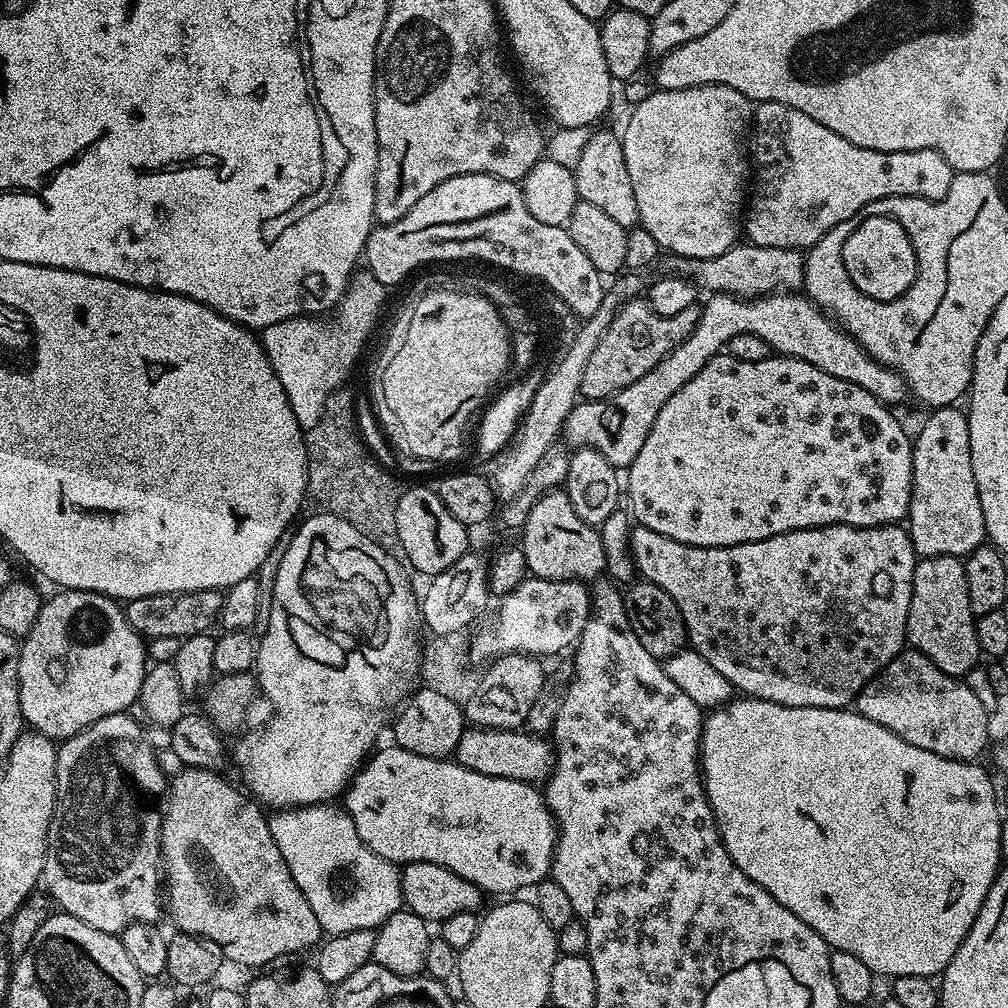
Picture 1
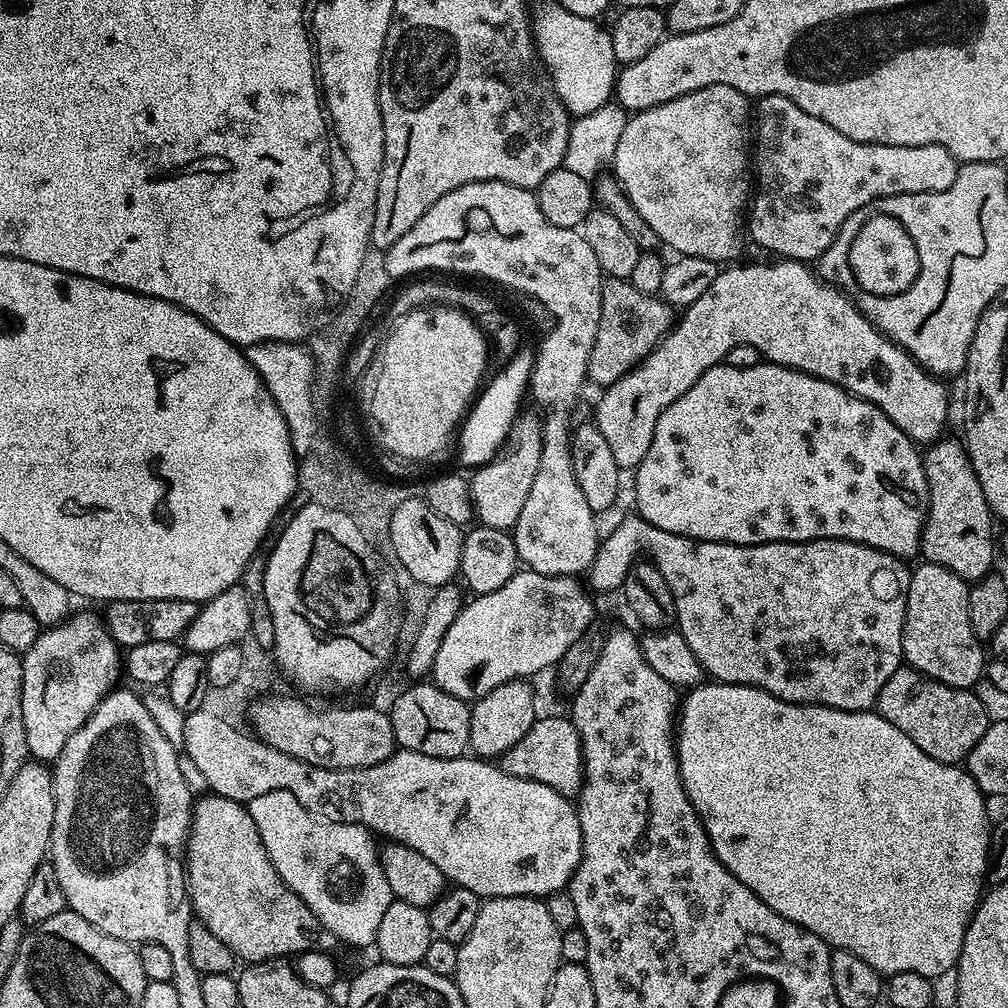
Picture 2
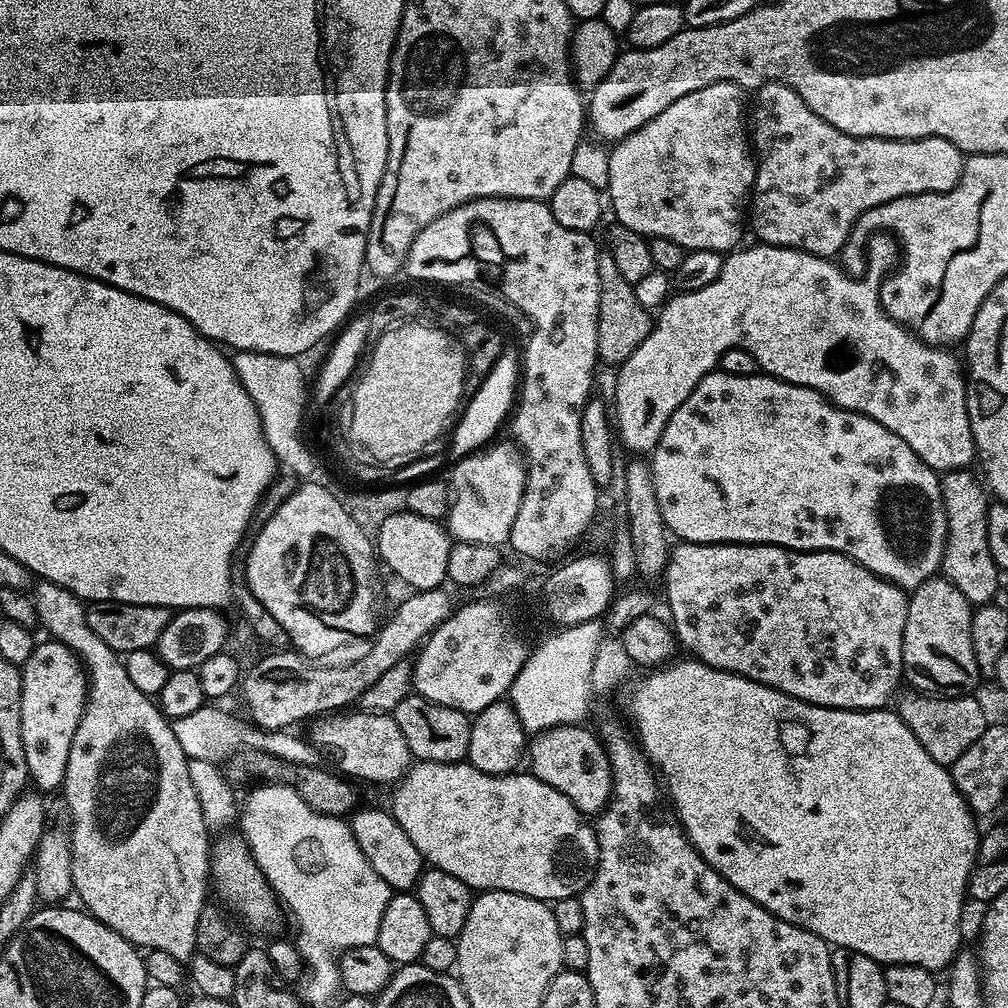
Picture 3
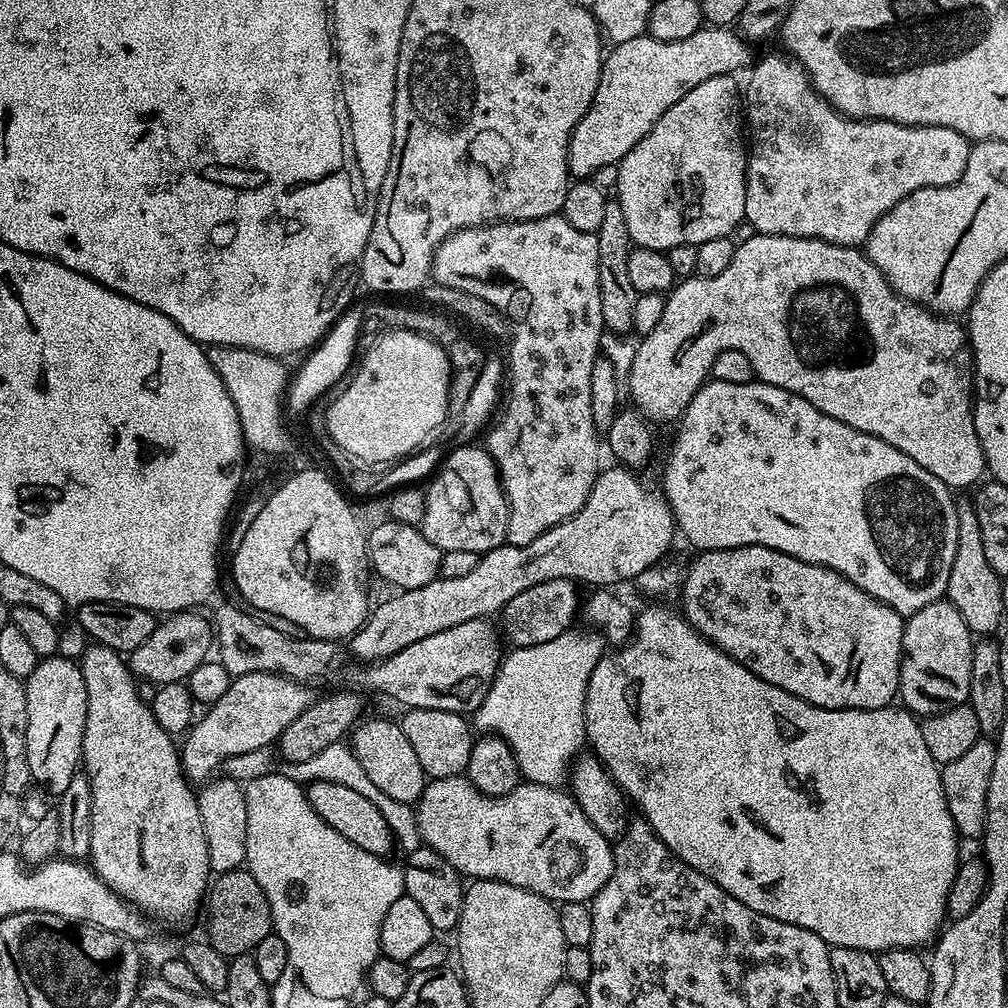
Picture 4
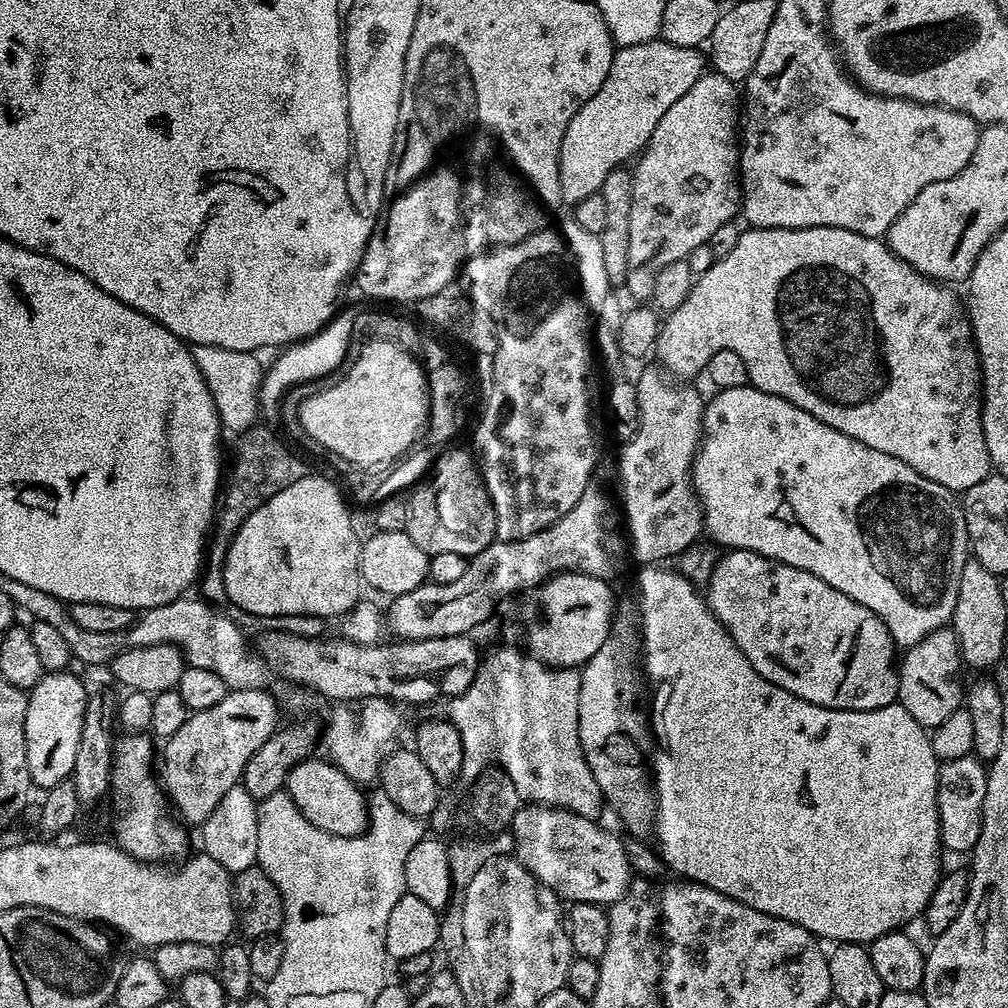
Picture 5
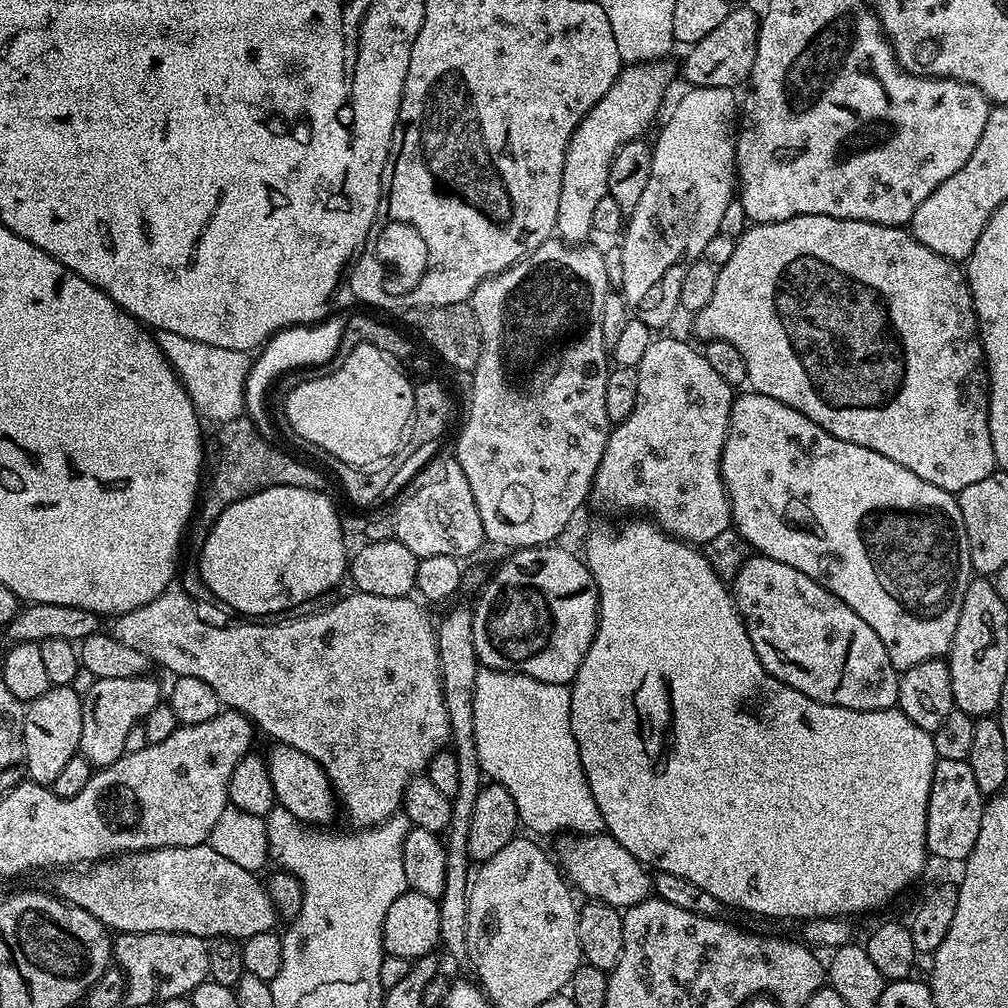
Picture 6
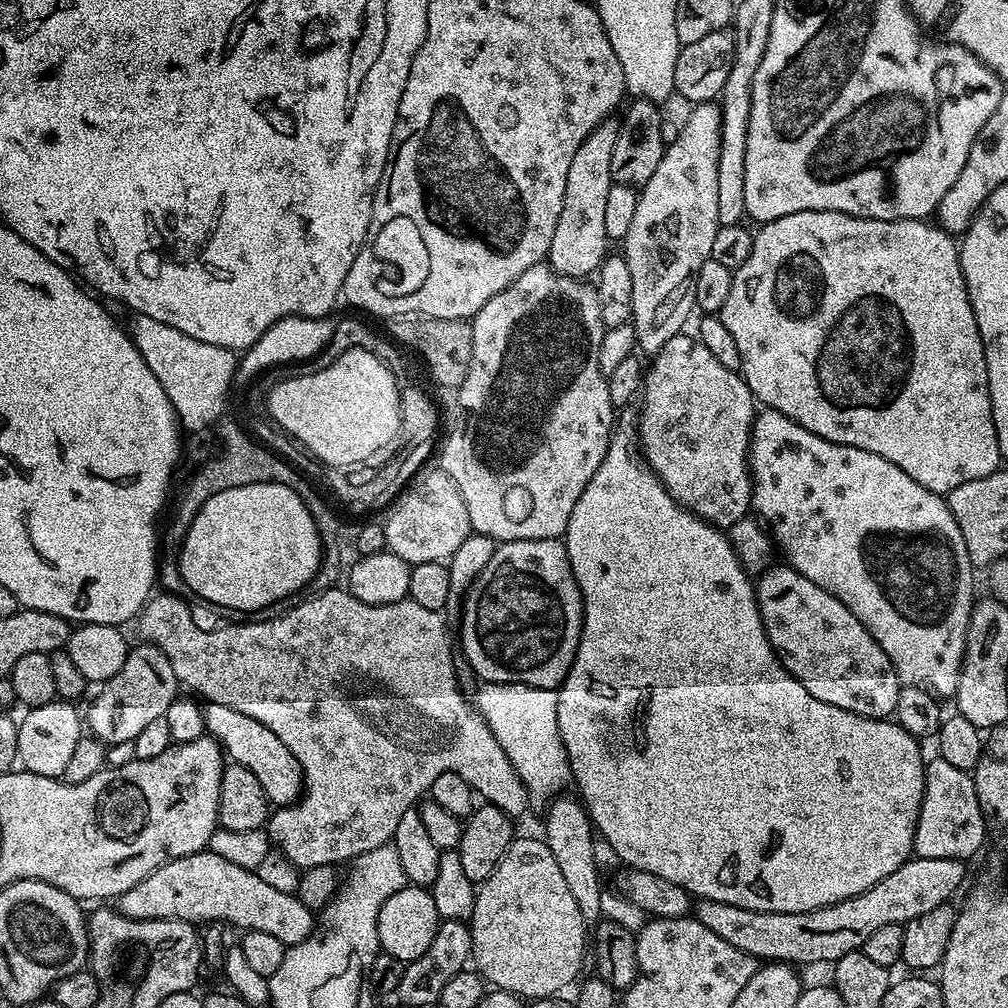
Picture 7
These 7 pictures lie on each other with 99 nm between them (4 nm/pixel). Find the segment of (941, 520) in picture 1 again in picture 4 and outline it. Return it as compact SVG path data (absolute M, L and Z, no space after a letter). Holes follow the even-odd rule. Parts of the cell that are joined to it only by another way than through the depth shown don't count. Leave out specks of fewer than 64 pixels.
M957 503L958 514L958 554L954 554L954 566L950 570L950 582L946 599L966 618L966 626L977 637L984 638L1000 624L1006 612L1002 602L1002 577L986 562L982 550L982 530L978 530L978 516L971 503Z

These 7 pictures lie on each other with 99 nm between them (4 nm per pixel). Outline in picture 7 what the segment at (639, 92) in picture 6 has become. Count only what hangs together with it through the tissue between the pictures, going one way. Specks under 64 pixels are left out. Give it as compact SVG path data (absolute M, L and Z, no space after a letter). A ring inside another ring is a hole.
M615 119L601 120L600 125L584 139L582 146L578 146L570 162L570 174L566 174L566 198L562 198L562 214L558 214L558 226L554 226L554 238L546 257L547 263L563 276L591 277L605 256L609 255L605 211L612 185L610 154L614 154L616 126Z

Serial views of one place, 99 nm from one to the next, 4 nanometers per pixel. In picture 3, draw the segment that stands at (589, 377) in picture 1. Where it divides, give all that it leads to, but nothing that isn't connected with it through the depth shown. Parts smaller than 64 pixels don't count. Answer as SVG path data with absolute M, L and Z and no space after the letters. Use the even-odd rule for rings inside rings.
M604 250L598 258L598 278L600 279L600 297L598 298L598 350L597 357L613 366L619 366L646 342L646 334L654 326L654 316L649 309L643 308L634 298L634 285L626 282L614 262L611 252Z

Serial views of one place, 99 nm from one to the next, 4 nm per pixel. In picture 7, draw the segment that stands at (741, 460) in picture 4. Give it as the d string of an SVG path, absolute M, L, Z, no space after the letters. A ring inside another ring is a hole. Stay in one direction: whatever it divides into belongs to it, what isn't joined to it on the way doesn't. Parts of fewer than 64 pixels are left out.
M764 410L757 415L752 424L752 442L750 445L750 475L752 478L752 508L755 515L770 529L770 535L784 551L787 567L798 574L810 578L822 590L834 594L868 633L882 646L886 658L894 666L896 676L901 685L909 688L925 688L937 698L955 697L958 690L958 678L964 661L968 623L974 603L972 596L972 572L974 565L970 562L970 554L966 554L966 542L962 542L962 530L958 530L958 522L954 522L954 514L950 514L947 499L941 493L926 490L926 486L918 486L906 470L894 466L894 462L886 462L886 458L878 458L878 454L870 454L870 450L858 450L854 446L842 446L830 442L826 438L818 438L818 434L810 434L798 422L786 418L786 414Z

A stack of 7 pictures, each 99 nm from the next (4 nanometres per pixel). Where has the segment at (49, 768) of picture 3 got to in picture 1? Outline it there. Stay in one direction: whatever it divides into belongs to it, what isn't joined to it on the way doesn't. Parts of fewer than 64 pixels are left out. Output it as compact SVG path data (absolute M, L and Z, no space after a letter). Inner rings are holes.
M65 588L43 601L34 622L34 630L20 644L20 709L24 723L33 732L41 732L51 740L63 742L83 728L110 714L128 712L140 699L146 665L149 663L145 637L130 626L123 607L111 596L97 592Z

